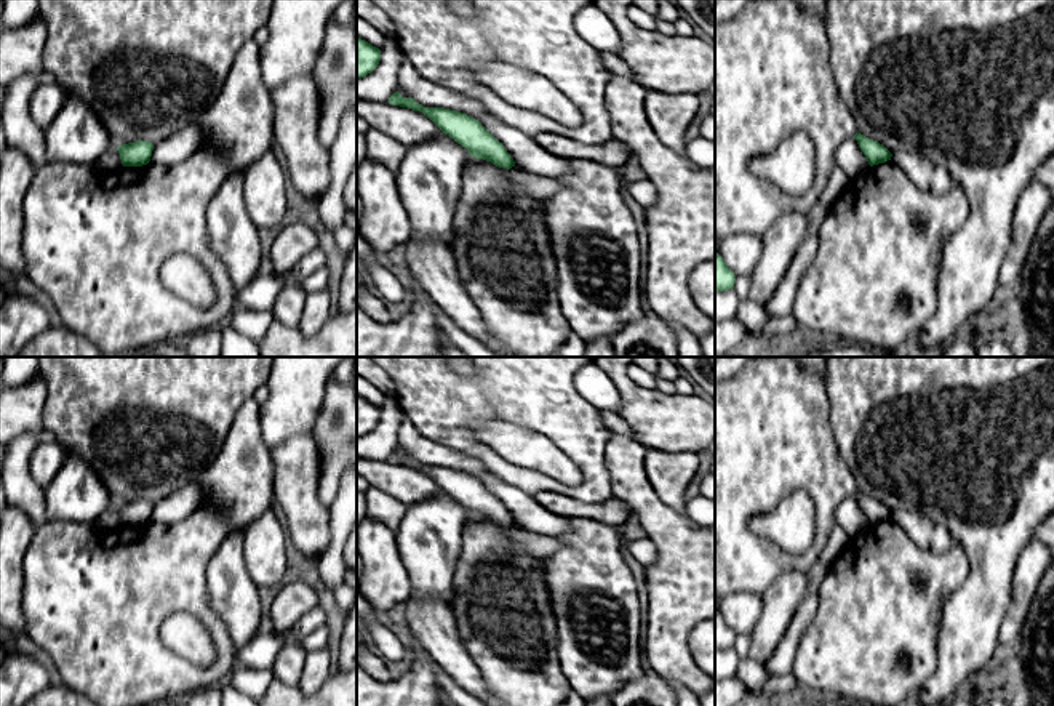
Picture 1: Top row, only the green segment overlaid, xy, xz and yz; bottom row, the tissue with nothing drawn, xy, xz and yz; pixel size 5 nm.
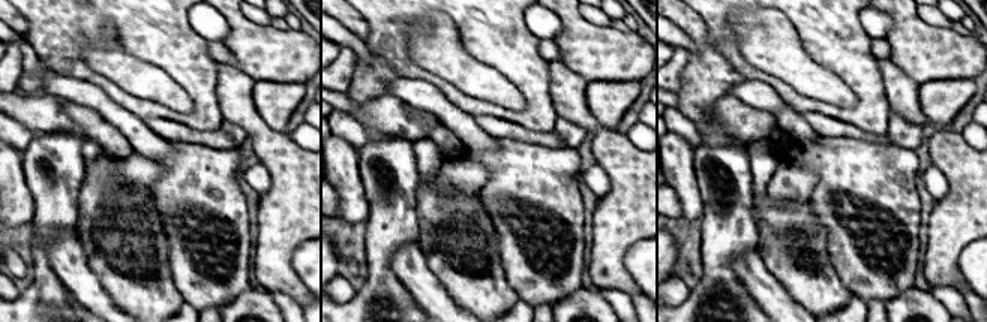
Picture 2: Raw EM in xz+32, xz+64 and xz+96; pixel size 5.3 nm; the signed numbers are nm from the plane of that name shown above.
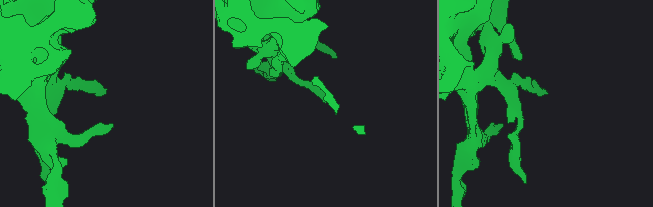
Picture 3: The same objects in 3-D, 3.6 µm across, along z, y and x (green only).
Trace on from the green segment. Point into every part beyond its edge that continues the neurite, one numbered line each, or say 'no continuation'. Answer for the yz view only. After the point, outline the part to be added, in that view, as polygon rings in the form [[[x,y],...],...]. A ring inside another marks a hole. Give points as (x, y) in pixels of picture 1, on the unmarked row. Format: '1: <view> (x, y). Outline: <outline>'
no continuation

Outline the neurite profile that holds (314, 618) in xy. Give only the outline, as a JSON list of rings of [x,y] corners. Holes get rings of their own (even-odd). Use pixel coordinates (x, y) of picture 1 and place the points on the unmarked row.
[[[321,605],[309,610],[291,629],[291,639],[302,642],[312,631],[326,626],[326,612]]]

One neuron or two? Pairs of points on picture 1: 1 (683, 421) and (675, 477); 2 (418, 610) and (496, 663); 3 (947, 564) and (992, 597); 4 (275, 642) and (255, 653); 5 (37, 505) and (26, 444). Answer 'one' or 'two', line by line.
1: two
2: two
3: two
4: one
5: one

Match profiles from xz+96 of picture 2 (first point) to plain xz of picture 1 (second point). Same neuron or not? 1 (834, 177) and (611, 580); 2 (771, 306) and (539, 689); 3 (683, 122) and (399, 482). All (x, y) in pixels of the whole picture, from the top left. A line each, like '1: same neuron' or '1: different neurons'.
1: same neuron
2: different neurons
3: different neurons

